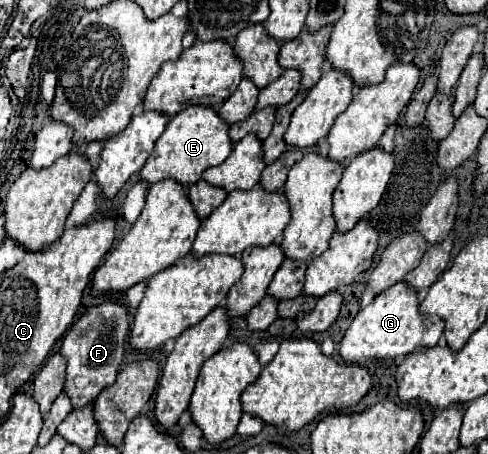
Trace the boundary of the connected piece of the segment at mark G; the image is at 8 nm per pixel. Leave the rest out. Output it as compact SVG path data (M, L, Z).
M404 283L392 285L380 293L368 307L364 307L340 341L340 357L346 363L360 363L364 359L396 359L408 355L414 349L438 345L444 333L444 325L436 317L424 317L418 311L418 295Z

